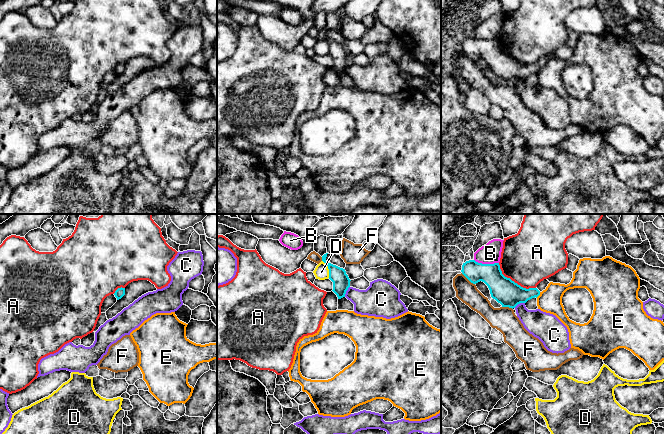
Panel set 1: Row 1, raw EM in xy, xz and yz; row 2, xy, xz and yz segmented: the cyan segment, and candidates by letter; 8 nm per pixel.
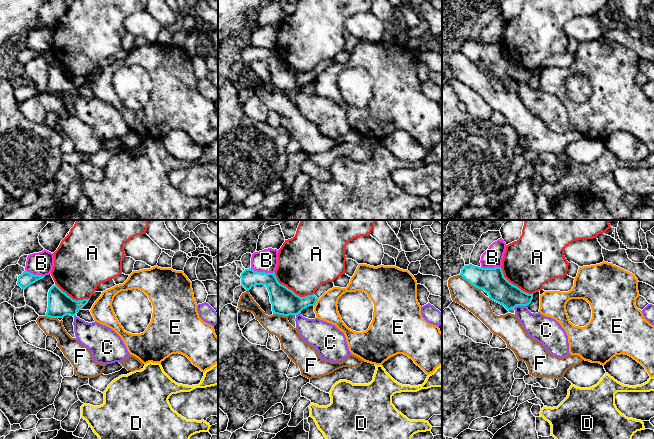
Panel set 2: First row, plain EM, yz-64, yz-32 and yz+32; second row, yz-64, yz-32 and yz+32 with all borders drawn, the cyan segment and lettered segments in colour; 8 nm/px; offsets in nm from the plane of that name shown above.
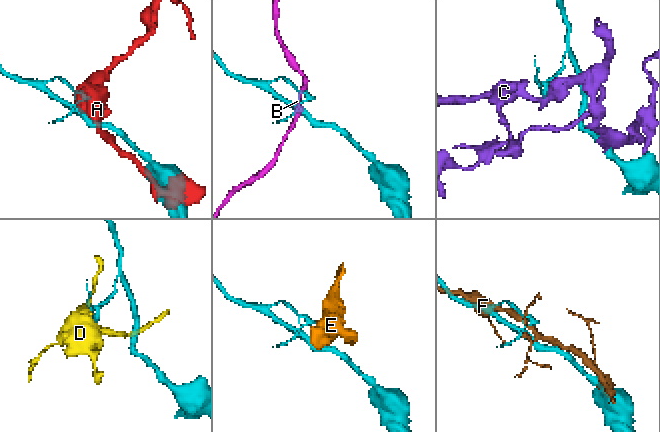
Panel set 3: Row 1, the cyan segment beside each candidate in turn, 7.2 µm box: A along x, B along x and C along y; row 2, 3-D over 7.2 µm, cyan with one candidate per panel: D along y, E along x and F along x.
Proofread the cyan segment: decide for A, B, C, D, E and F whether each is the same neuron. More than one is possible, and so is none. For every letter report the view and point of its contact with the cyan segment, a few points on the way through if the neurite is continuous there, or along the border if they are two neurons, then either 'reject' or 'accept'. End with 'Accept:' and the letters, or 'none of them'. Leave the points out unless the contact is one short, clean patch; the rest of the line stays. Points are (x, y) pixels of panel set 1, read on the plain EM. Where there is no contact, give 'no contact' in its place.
A: meets cyan in yz at (513, 57); border along yz (498, 39), (501, 48), (505, 52), (523, 63), (535, 64); reject
B: meets cyan in yz at (486, 40); reject
C: meets cyan in xz at (346, 66); reject
D: meets cyan in xz at (328, 44); border along xz (322, 36), (327, 42), (329, 53); reject
E: meets cyan in yz at (538, 71); border along yz (540, 68), (536, 73); reject
F: meets cyan in yz at (468, 55); reject
Accept: none of them

